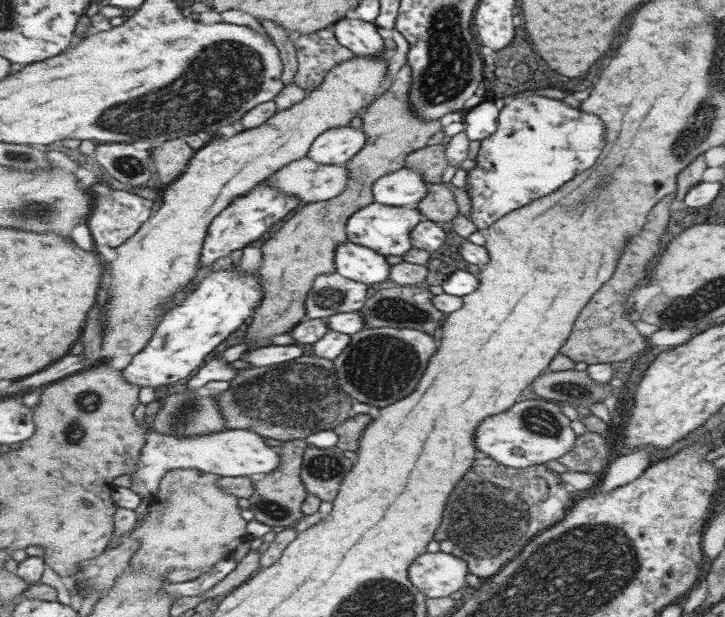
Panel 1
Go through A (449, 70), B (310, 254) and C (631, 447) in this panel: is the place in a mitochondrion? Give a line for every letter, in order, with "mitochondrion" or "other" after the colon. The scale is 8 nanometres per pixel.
A: mitochondrion
B: other
C: other

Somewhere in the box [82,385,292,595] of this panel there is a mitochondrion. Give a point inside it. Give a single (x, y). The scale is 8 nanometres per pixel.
(188, 411)

